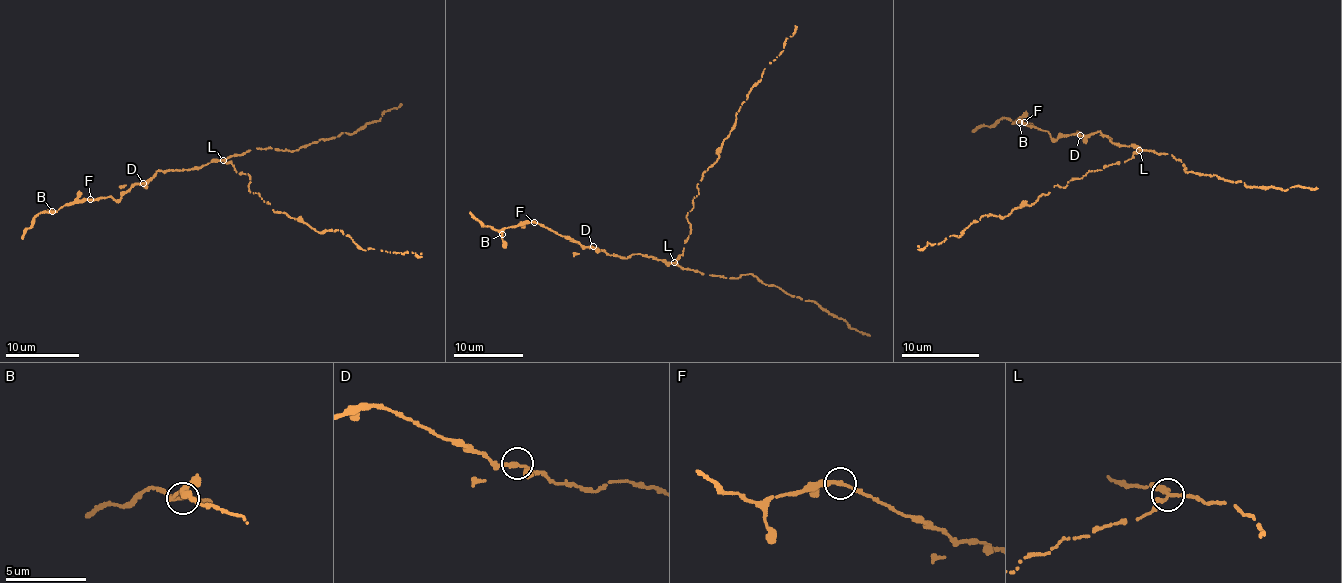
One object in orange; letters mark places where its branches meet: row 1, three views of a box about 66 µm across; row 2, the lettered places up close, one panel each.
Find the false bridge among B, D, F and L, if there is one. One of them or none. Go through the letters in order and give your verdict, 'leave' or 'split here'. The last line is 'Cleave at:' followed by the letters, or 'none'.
B: leave
D: leave
F: leave
L: split here
Cleave at: L

